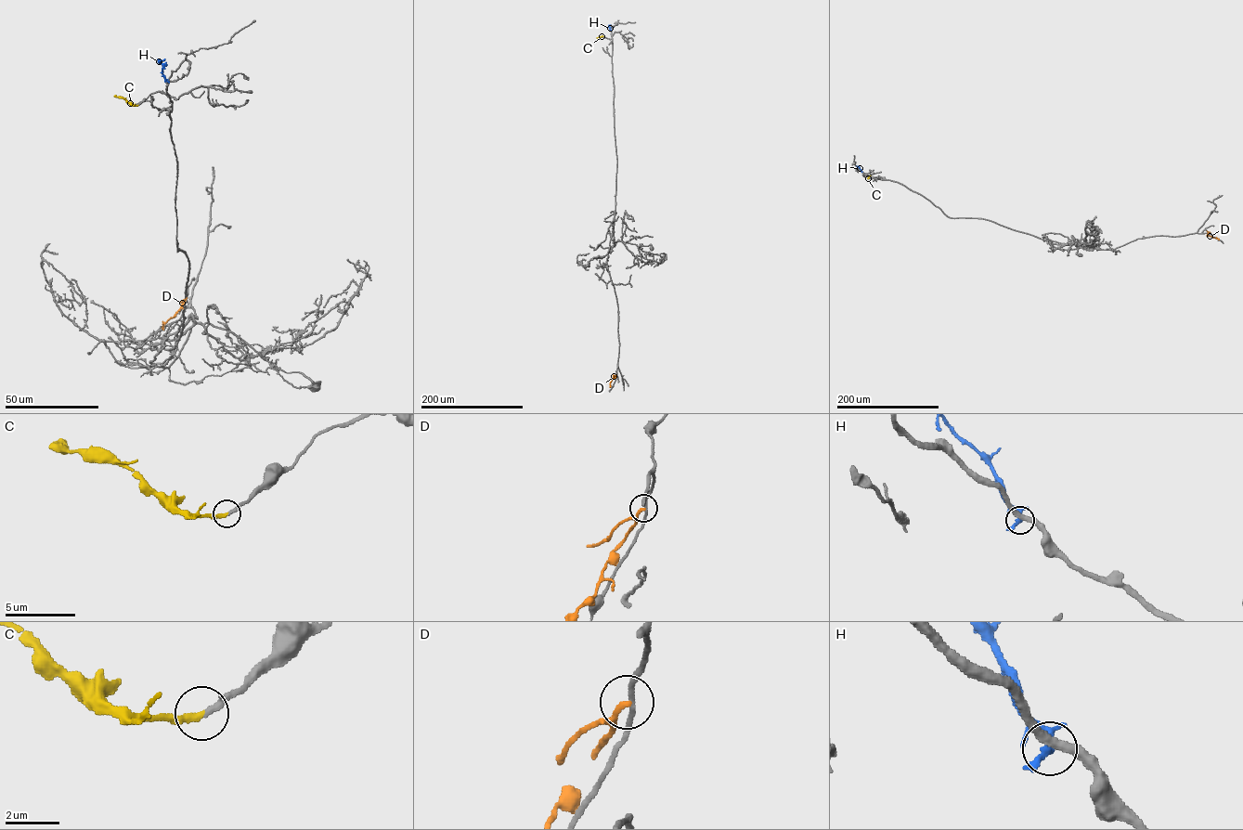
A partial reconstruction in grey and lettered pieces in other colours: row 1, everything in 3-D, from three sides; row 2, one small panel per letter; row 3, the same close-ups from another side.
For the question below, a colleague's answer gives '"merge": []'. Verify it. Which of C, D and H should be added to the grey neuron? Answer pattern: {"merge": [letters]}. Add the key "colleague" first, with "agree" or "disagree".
{"colleague": "disagree", "merge": ["C"]}

